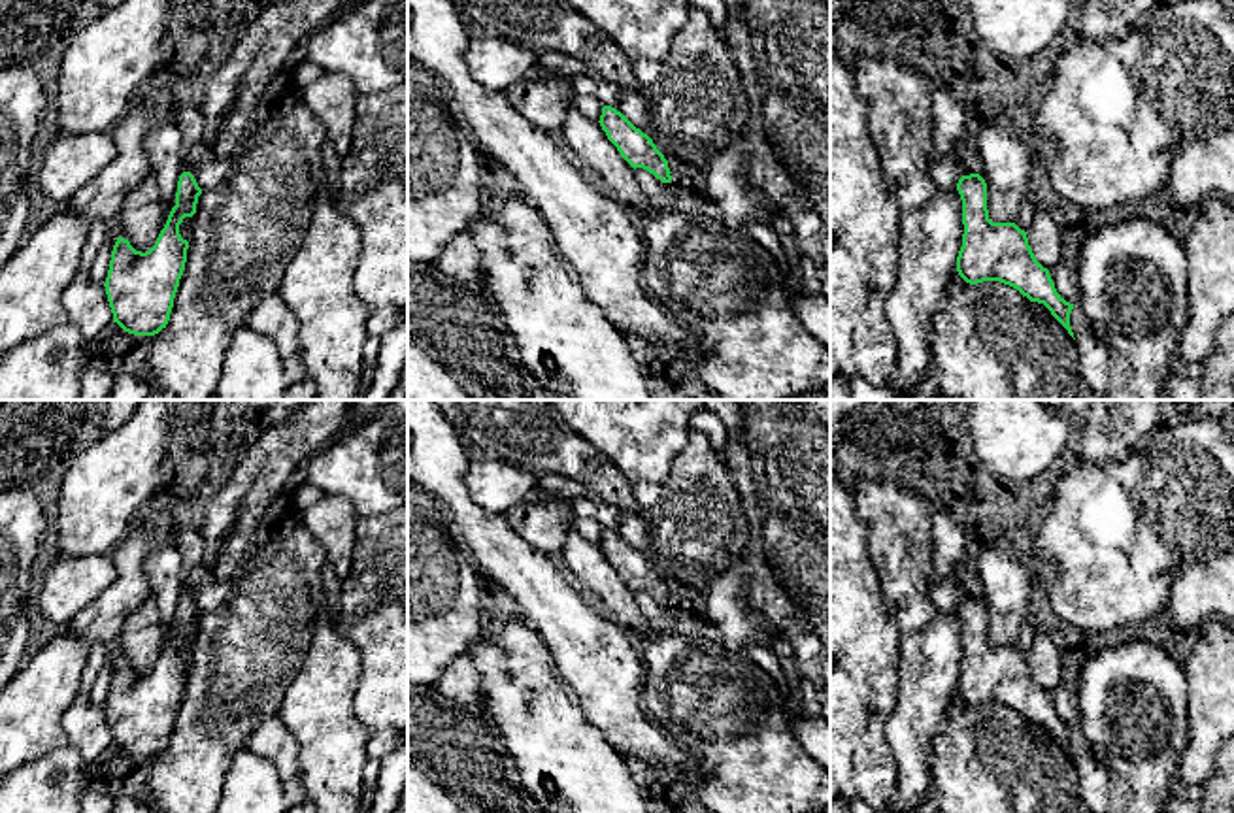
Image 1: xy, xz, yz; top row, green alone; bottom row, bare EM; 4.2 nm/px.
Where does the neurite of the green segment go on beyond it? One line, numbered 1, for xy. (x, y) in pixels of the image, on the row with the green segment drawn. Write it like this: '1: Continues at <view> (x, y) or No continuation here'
1: No continuation here

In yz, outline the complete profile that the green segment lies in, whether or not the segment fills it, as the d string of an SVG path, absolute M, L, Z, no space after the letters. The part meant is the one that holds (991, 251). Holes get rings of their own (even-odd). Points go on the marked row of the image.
M979 174L962 175L957 191L964 224L957 257L959 275L970 285L1000 281L1017 289L1030 302L1043 304L1074 338L1070 326L1074 304L1057 292L1049 270L1036 260L1026 232L1015 223L989 219L985 179Z

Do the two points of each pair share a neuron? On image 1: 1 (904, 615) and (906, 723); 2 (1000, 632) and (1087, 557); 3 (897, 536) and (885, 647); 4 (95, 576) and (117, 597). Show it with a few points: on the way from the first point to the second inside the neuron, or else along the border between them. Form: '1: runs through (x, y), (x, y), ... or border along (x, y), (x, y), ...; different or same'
1: border along (938, 610), (923, 627), (902, 634); different
2: border along (1031, 559), (1042, 576), (1042, 589); different
3: border along (878, 576), (887, 617), (902, 632); different
4: border along (108, 555), (116, 578), (74, 617); different

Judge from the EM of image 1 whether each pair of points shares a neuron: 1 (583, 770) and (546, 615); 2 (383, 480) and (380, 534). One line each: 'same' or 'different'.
1: different
2: different

